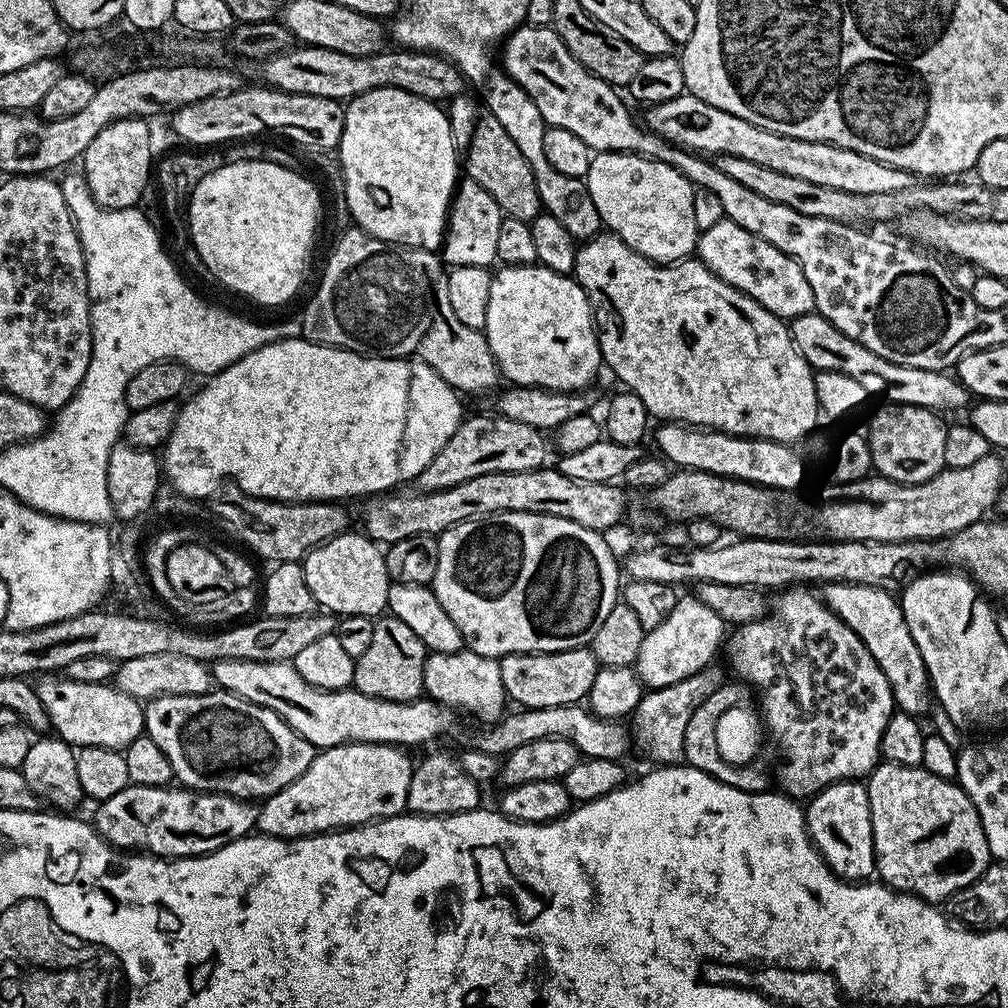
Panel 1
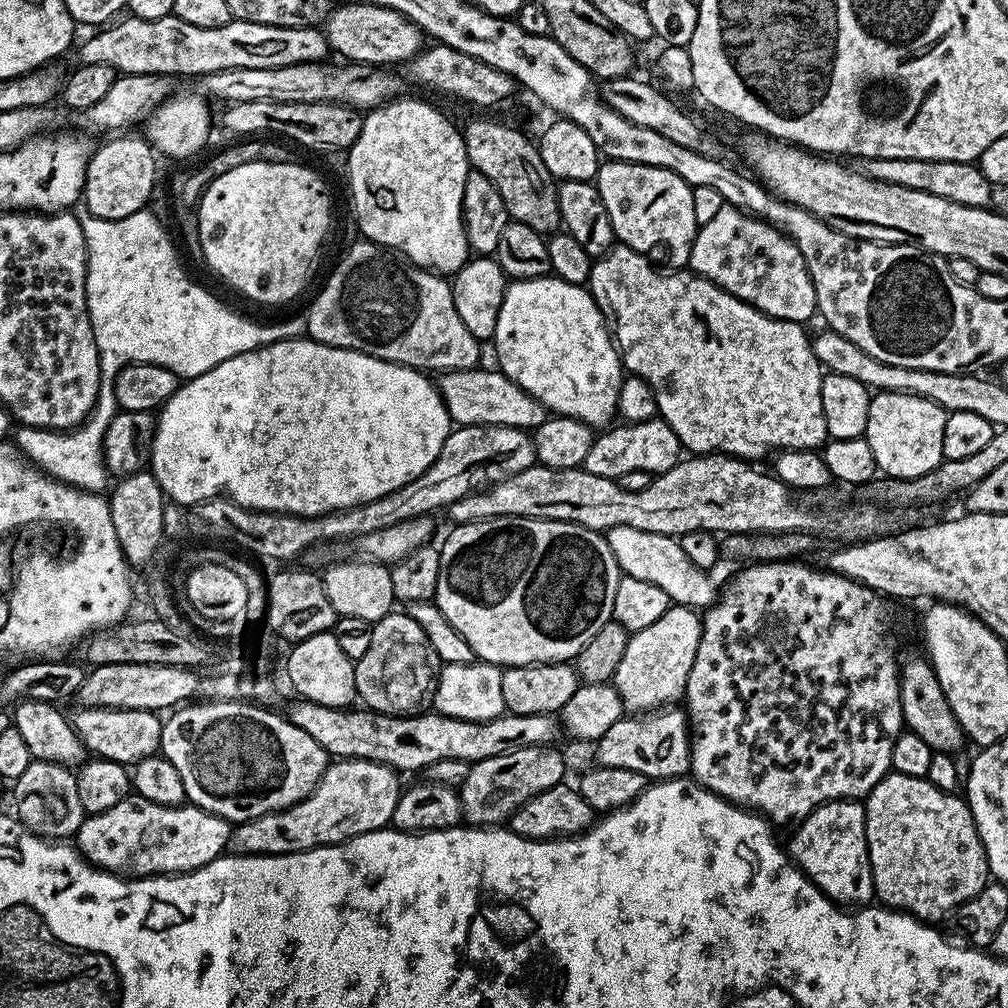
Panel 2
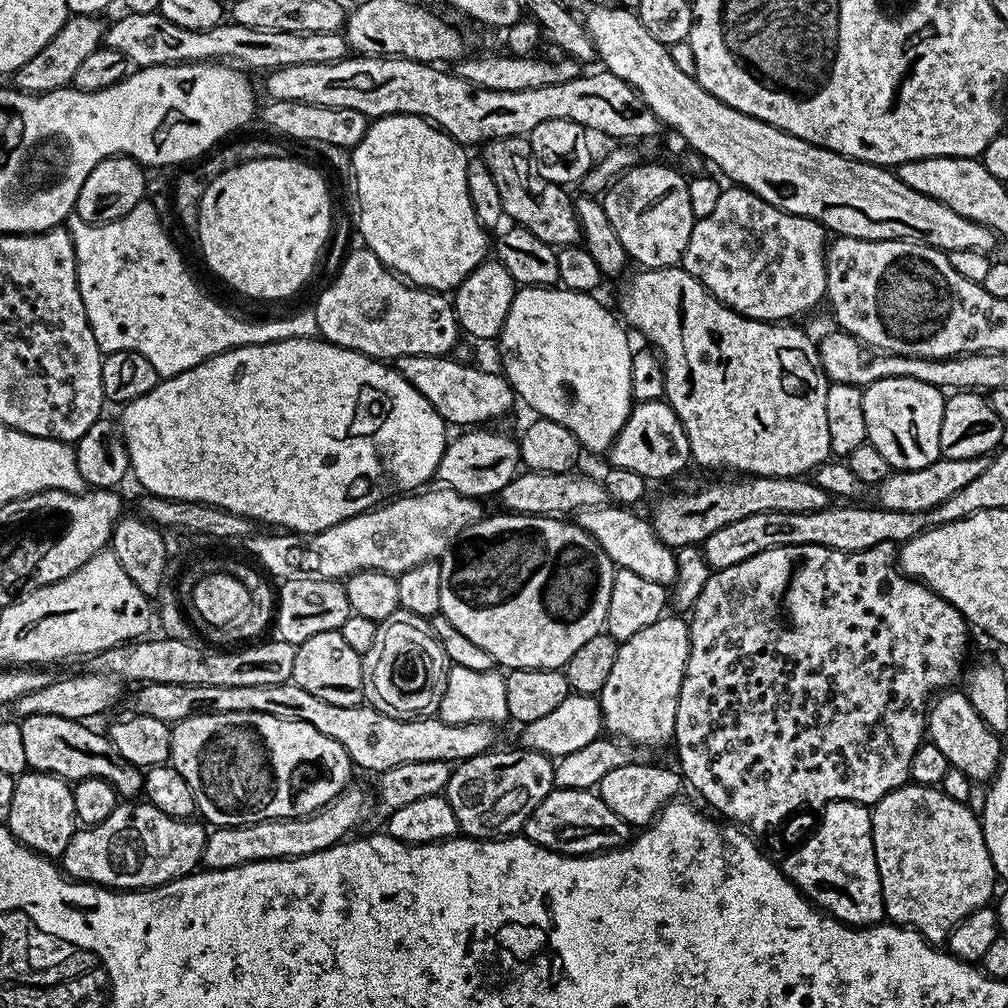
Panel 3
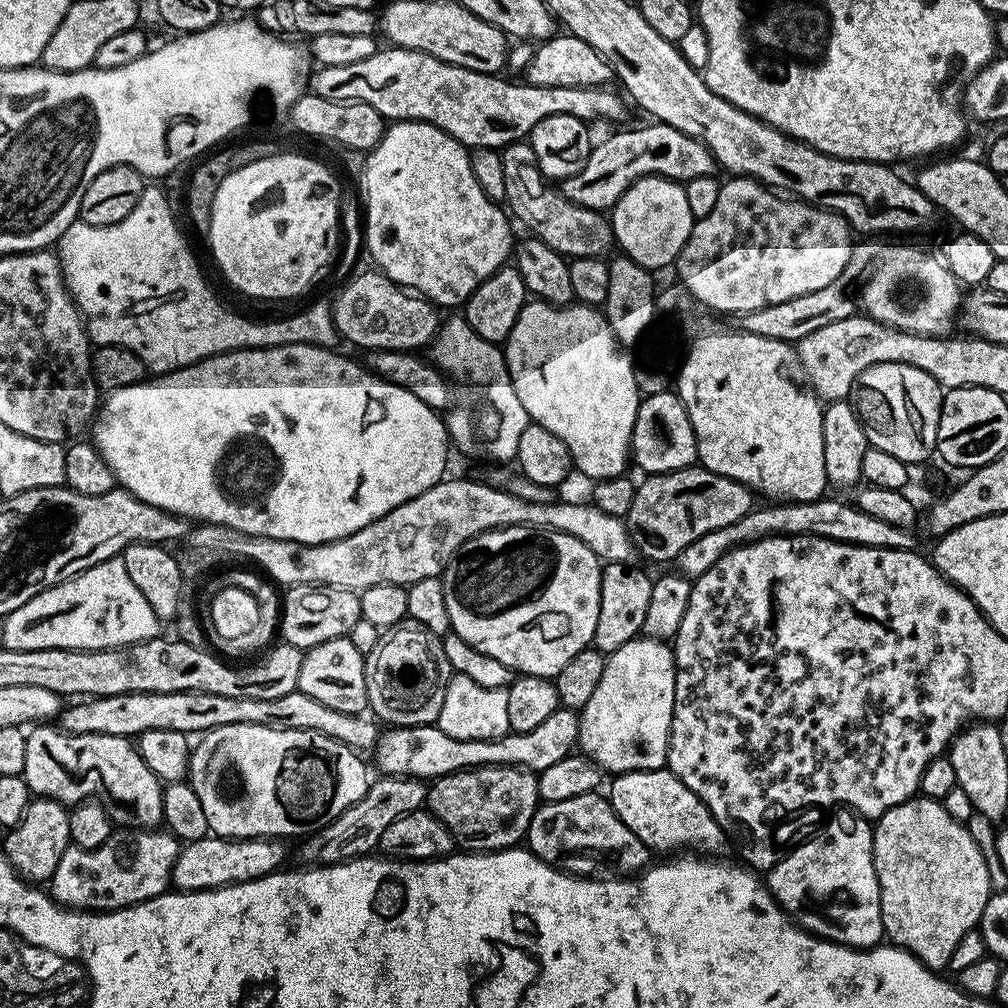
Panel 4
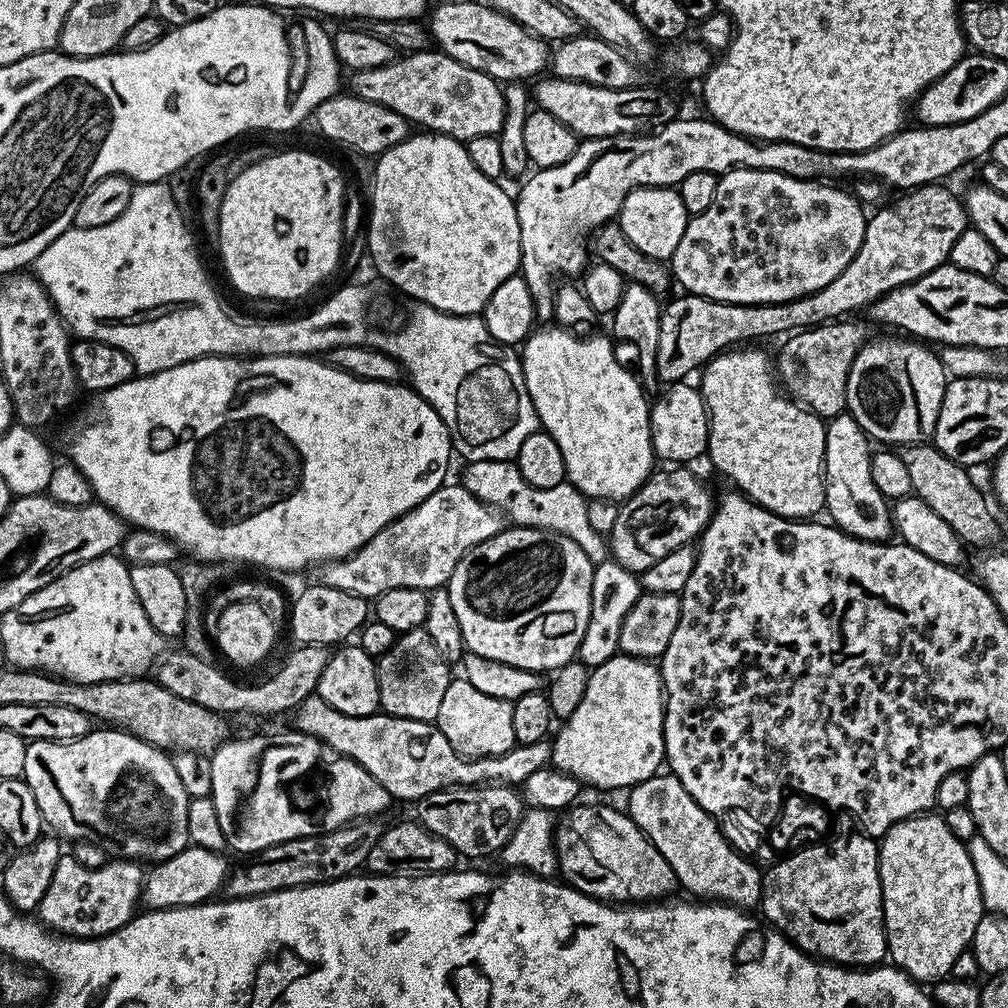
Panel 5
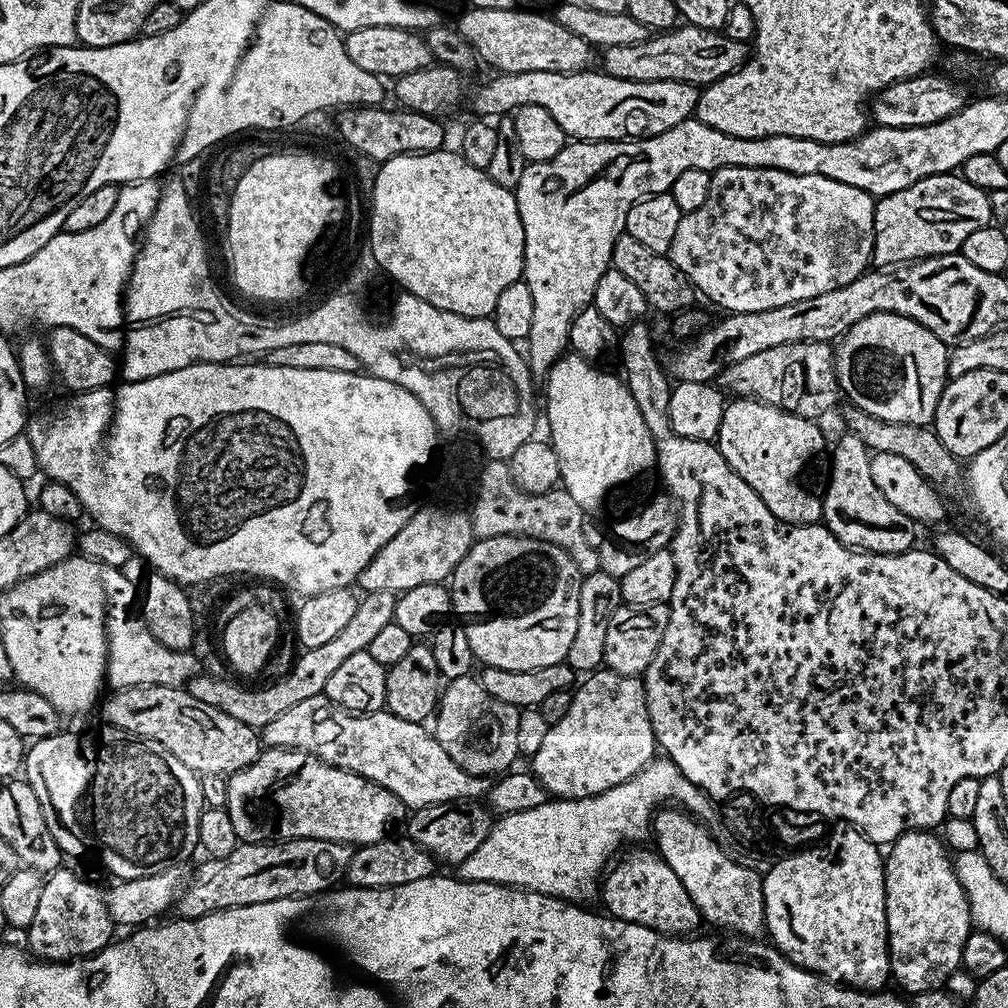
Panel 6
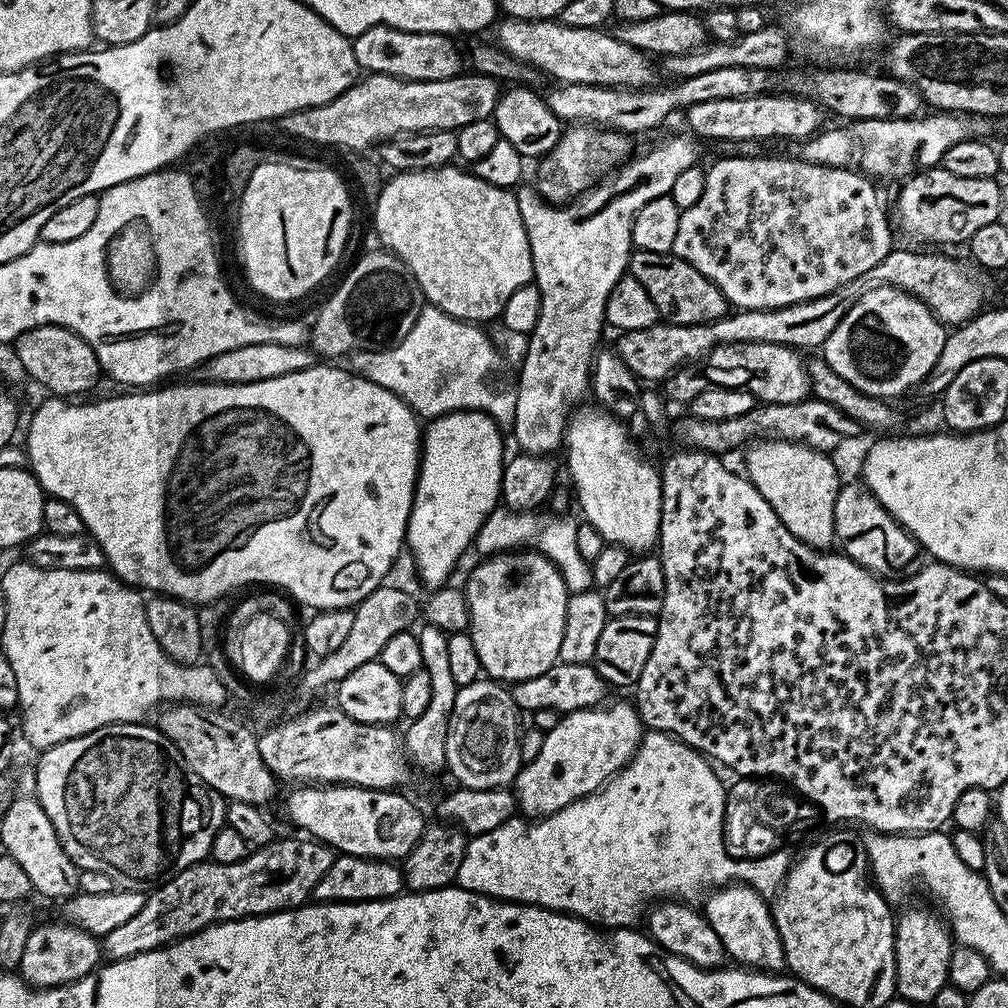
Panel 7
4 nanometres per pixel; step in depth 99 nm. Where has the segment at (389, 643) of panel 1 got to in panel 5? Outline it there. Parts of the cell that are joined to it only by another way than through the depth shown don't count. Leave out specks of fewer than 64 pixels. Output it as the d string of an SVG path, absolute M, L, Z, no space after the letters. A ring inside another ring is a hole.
M424 628L401 632L395 642L376 660L379 711L386 716L410 718L418 722L433 723L446 694L450 679L450 666L434 647L434 638Z

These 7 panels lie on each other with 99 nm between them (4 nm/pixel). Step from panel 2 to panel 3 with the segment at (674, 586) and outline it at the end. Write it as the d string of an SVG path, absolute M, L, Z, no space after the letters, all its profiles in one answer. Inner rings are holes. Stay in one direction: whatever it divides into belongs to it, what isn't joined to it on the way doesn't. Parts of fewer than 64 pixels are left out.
M601 506L598 508L582 508L575 513L575 523L579 524L598 546L602 546L605 554L611 558L617 568L634 570L641 578L650 578L650 582L658 582L671 586L676 578L676 553L660 541L651 523L640 516L635 516L628 506Z

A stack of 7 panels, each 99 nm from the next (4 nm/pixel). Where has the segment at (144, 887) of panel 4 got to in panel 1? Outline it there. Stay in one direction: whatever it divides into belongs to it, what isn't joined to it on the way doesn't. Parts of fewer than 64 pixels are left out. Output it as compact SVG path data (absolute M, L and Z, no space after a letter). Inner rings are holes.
M132 784L114 798L99 801L94 819L97 835L117 850L135 850L157 858L204 856L249 835L256 826L255 803L221 796L219 792L193 792L183 786L147 788Z

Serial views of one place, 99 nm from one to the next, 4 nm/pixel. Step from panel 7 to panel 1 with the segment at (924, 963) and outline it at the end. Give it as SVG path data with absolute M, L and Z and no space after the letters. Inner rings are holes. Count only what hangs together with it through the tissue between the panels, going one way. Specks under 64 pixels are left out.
M881 762L876 765L872 775L867 777L866 787L872 811L875 875L887 887L918 896L925 902L944 902L955 892L970 886L993 863L994 857L986 842L978 810L959 783L938 778L923 766L907 768L904 764Z

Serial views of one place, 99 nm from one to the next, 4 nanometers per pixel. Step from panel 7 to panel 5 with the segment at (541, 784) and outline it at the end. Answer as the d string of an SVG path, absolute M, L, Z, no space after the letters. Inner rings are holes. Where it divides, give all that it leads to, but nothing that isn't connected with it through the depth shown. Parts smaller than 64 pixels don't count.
M617 654L588 673L585 694L577 709L559 726L560 733L550 744L550 760L565 772L592 788L624 788L646 782L661 771L664 759L664 683L660 669L651 659Z

